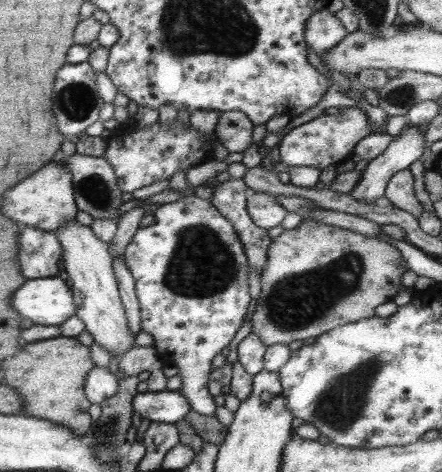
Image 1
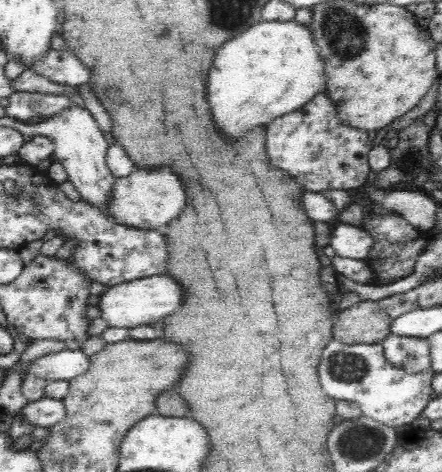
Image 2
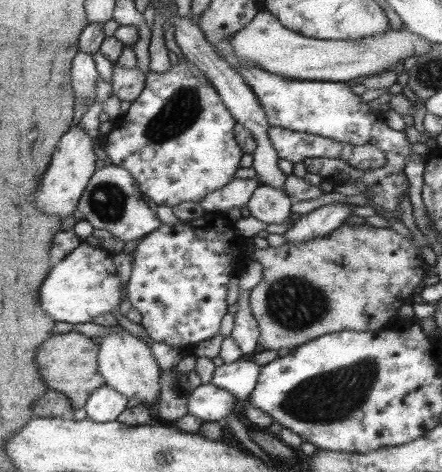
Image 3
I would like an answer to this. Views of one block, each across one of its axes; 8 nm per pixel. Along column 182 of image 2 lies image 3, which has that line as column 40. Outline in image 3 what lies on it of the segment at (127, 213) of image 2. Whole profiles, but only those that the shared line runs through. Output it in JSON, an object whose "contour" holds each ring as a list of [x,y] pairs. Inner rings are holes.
{"contour":[[[78,125],[69,127],[69,130],[59,138],[49,162],[49,168],[42,176],[41,190],[35,194],[35,206],[45,214],[65,217],[72,215],[77,208],[79,198],[86,188],[89,179],[95,173],[95,161],[101,156],[100,151],[92,148],[89,136]]]}

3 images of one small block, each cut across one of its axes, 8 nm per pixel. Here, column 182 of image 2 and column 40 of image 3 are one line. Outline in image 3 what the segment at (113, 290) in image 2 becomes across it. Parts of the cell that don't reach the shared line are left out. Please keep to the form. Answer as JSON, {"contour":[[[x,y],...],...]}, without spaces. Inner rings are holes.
{"contour":[[[86,241],[80,243],[55,264],[45,282],[41,284],[41,308],[57,322],[69,324],[85,324],[94,318],[113,312],[121,302],[121,288],[119,278],[113,266],[113,254],[98,245],[89,246]]]}

